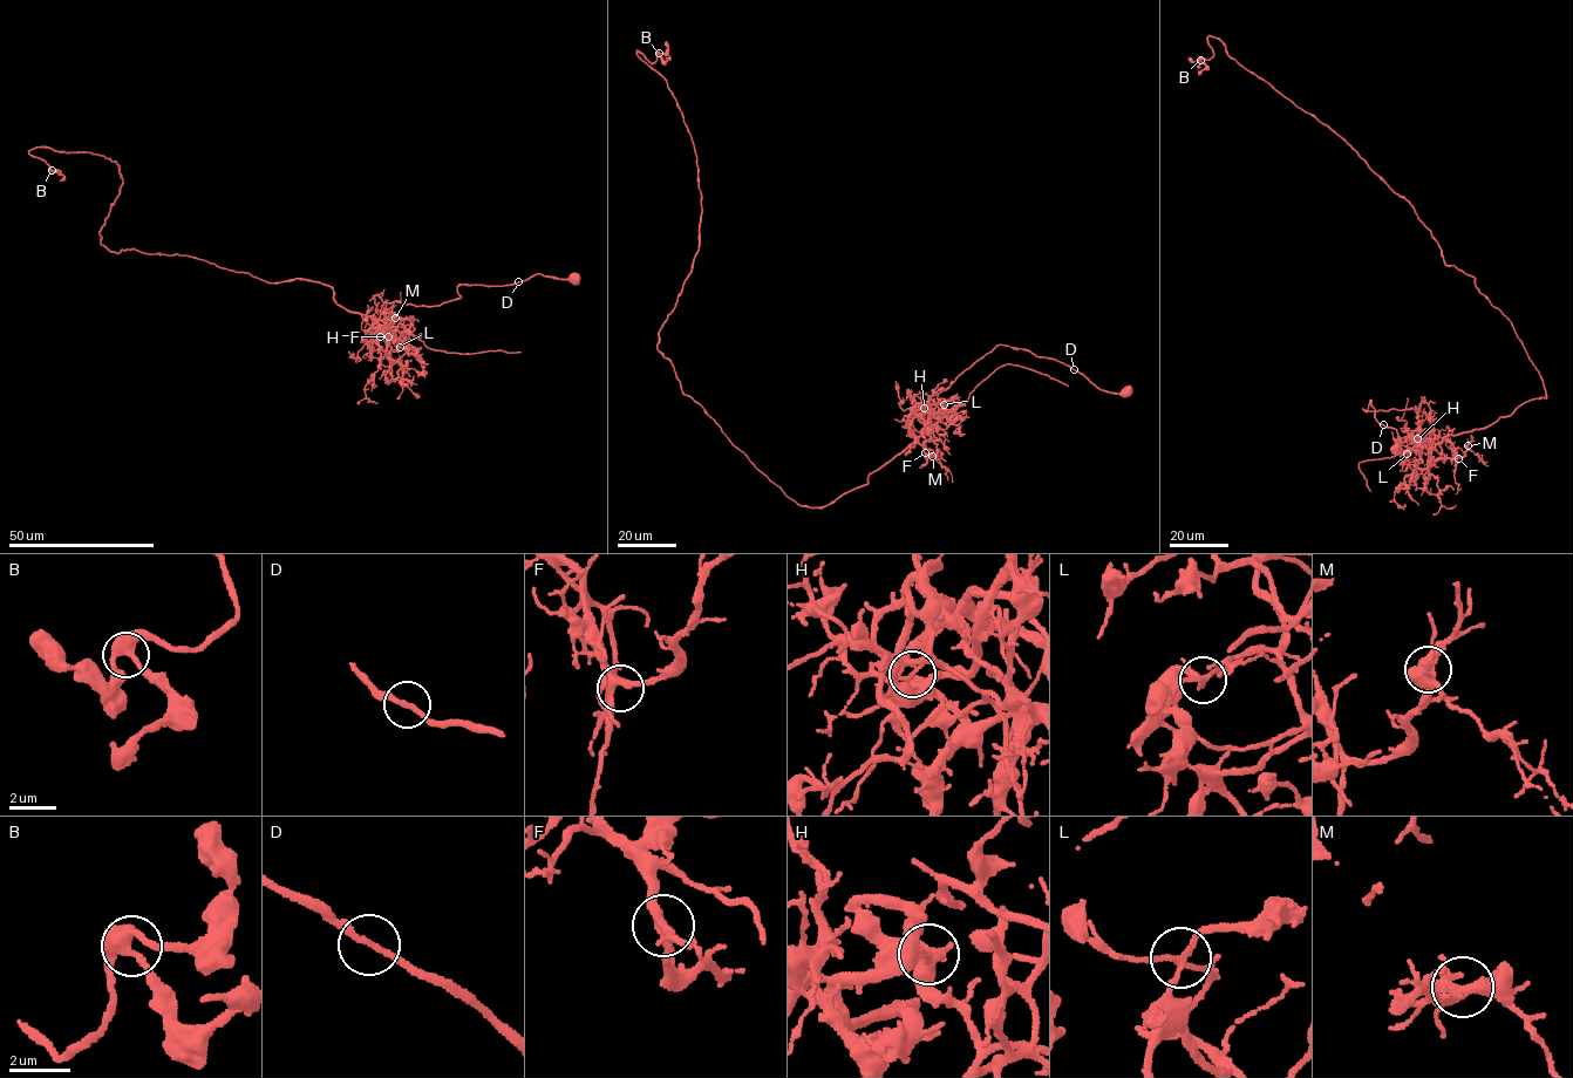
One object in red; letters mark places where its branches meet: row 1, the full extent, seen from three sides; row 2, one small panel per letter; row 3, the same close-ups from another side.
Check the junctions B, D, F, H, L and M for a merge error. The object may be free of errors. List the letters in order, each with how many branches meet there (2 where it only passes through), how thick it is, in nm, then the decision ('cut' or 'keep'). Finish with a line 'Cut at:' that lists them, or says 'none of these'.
B: 3 | 400 nm | keep
D: 2 | 190 nm | keep
F: 3 | 240 nm | keep
H: 2 | 120 nm | cut
L: 3 | 170 nm | keep
M: 4 | 320 nm | keep
Cut at: H

